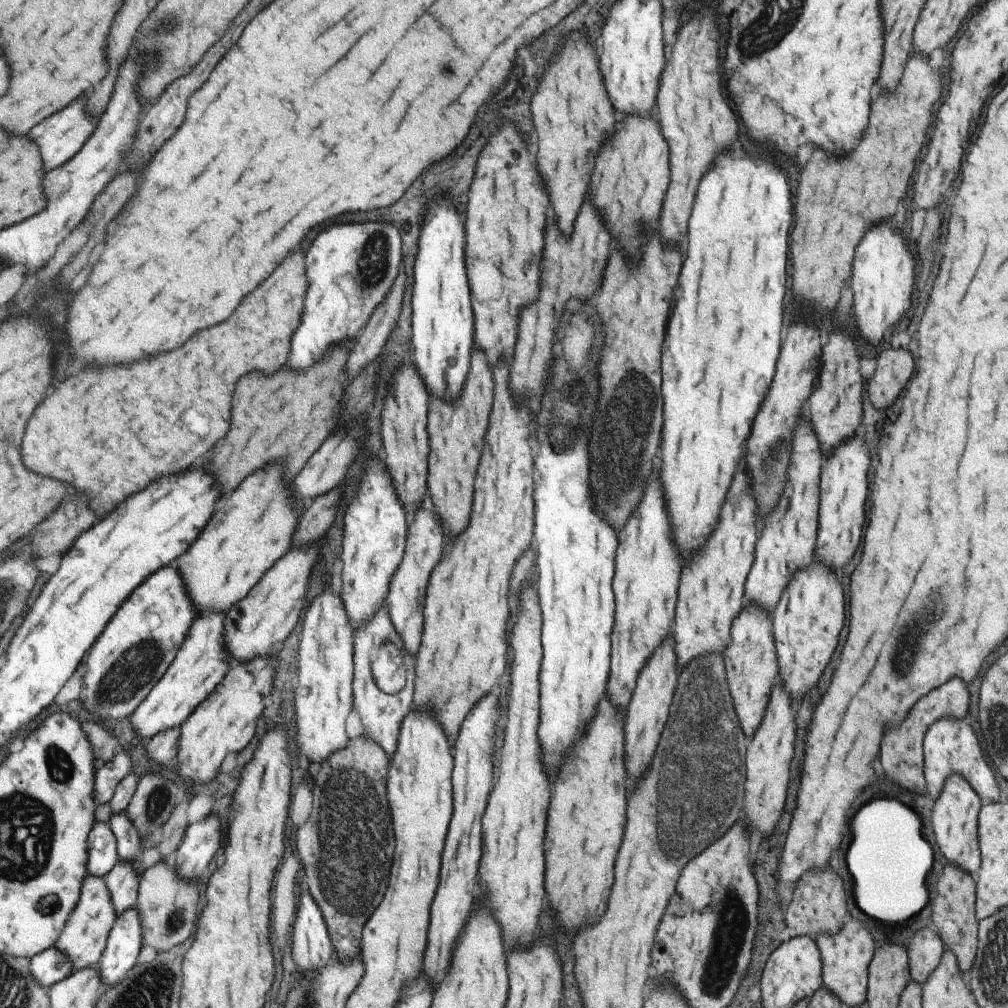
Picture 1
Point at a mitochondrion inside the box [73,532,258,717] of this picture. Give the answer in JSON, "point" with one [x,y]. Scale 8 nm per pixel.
{"point":[117,687]}

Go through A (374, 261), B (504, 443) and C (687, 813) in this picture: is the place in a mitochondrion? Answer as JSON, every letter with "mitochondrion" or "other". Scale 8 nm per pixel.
{"A":"mitochondrion","B":"other","C":"mitochondrion"}

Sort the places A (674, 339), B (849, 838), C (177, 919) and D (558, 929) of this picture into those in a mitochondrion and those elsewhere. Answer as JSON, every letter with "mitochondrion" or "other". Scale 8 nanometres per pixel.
{"A":"other","B":"other","C":"mitochondrion","D":"other"}

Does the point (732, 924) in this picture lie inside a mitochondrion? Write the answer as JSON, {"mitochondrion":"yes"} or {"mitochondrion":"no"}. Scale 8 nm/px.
{"mitochondrion":"yes"}

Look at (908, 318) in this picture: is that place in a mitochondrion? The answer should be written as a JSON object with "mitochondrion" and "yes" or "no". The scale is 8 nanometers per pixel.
{"mitochondrion":"no"}

